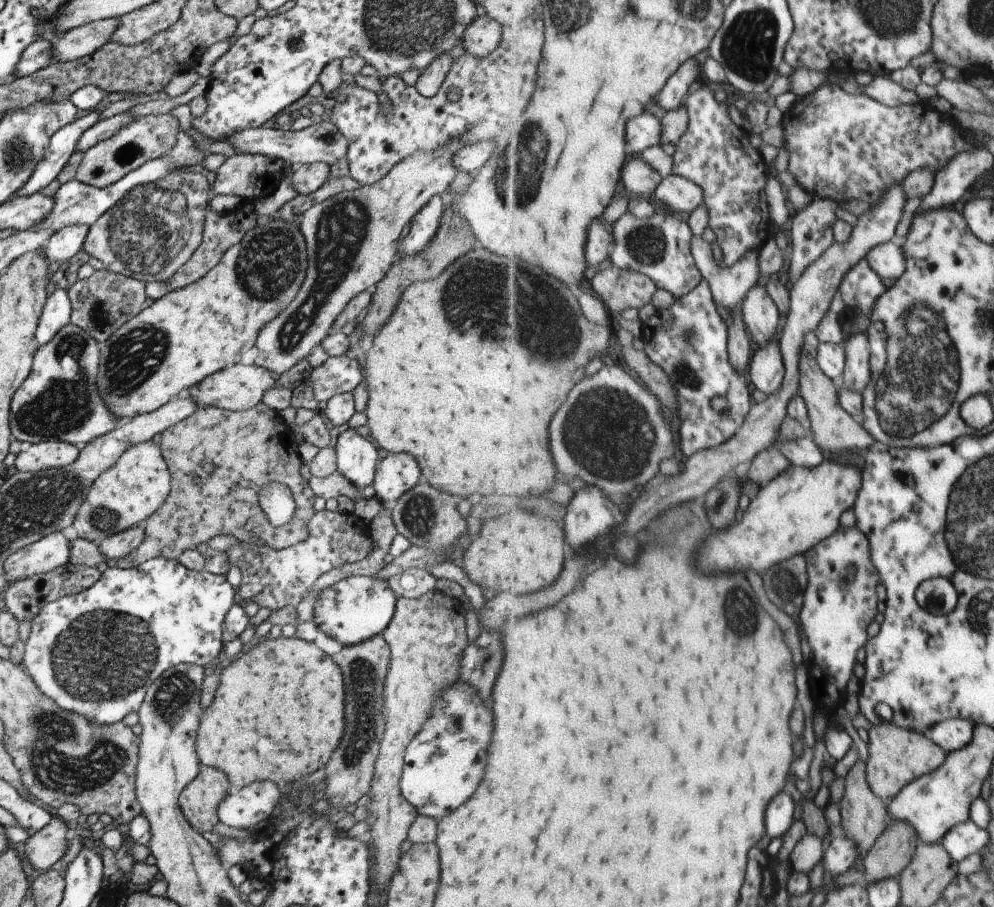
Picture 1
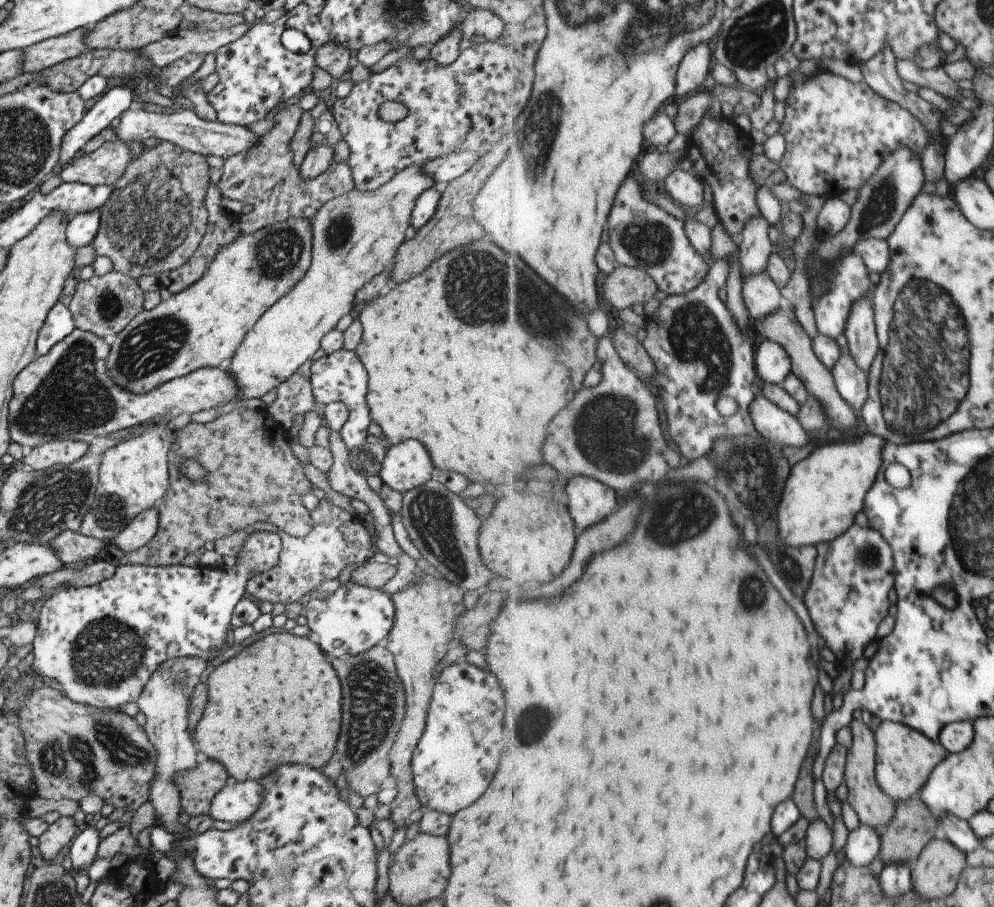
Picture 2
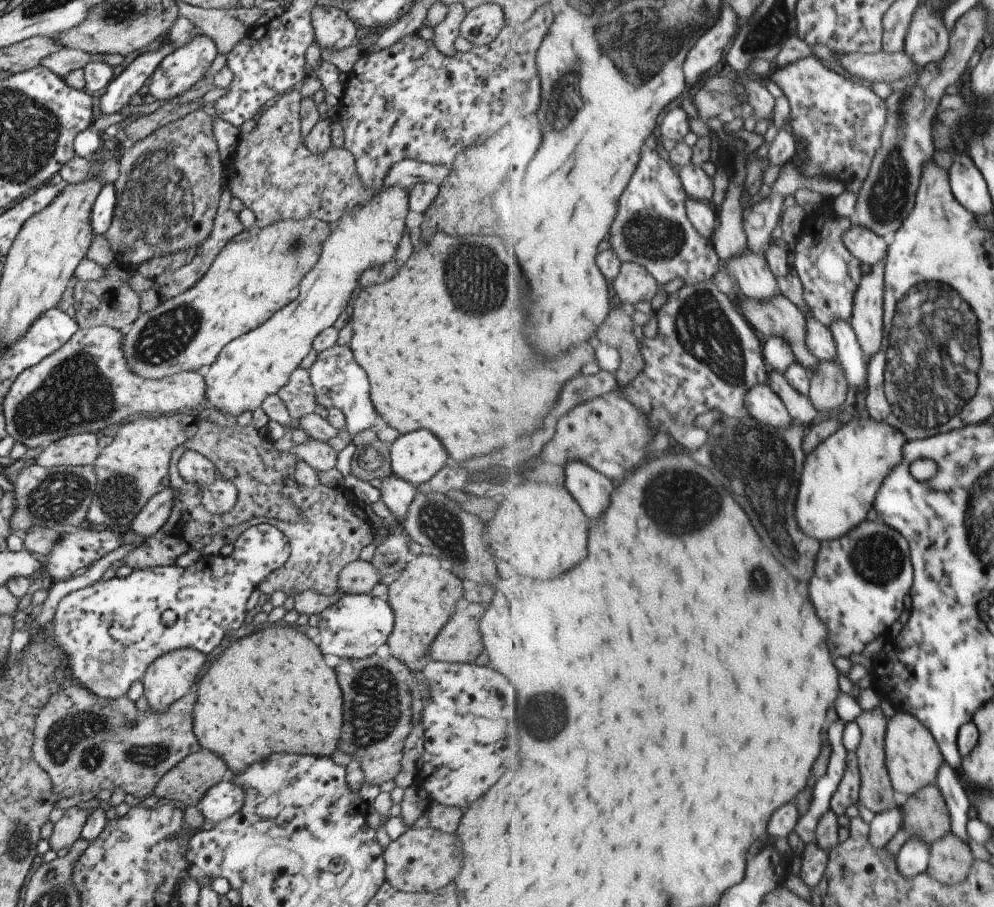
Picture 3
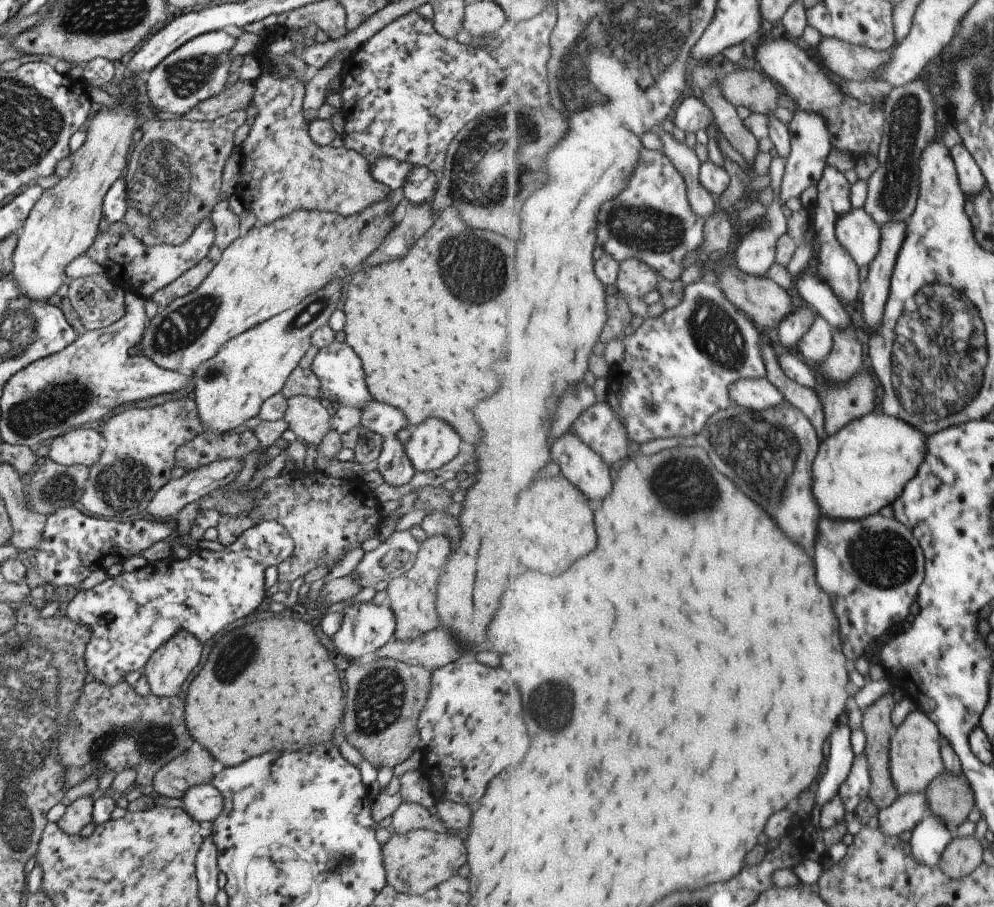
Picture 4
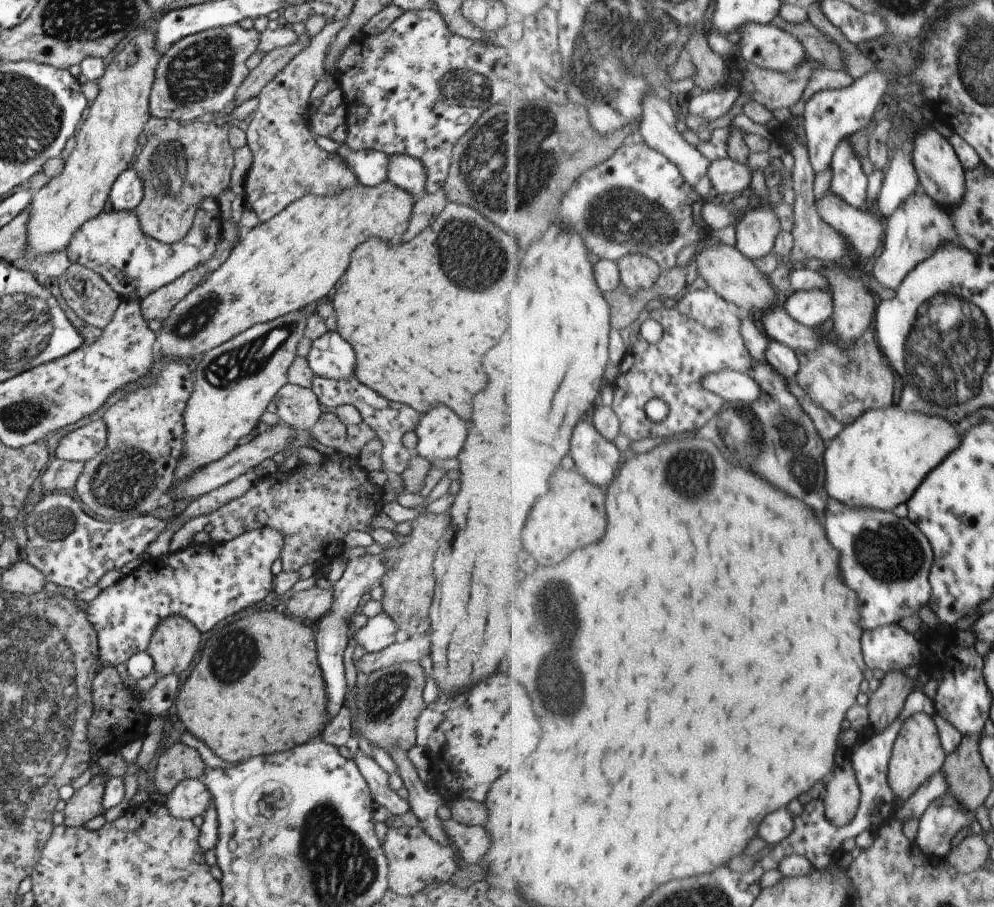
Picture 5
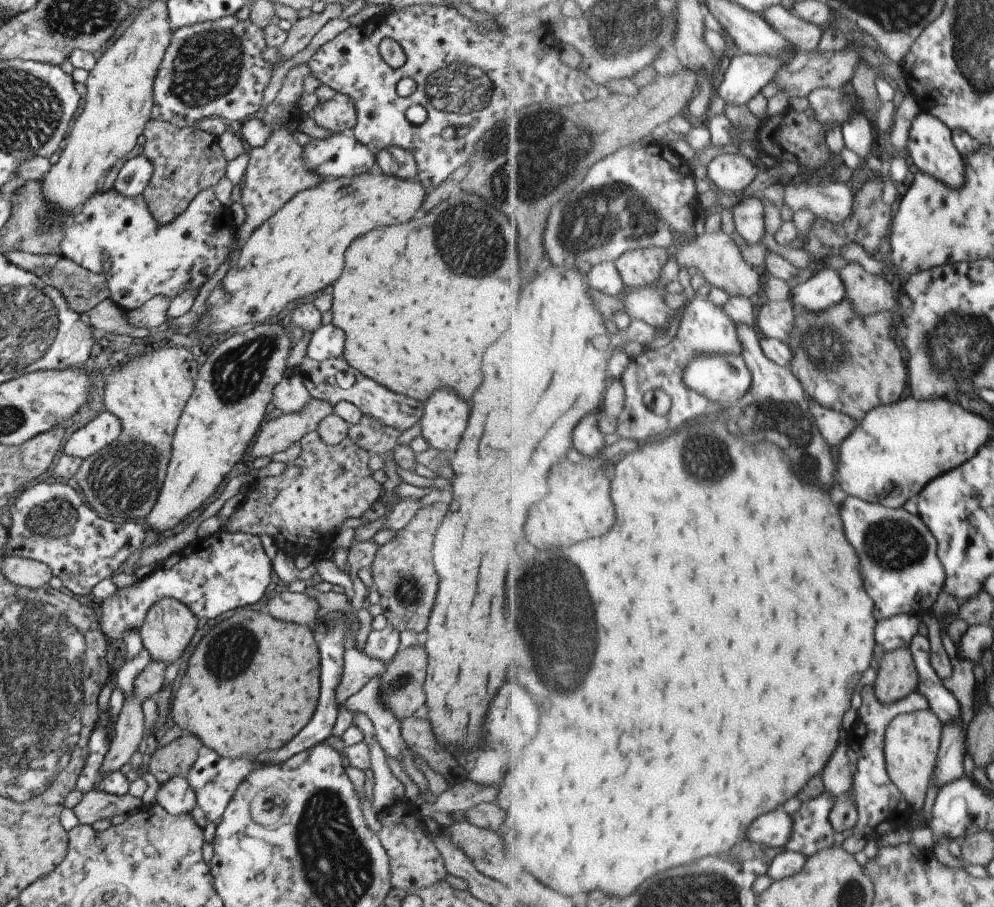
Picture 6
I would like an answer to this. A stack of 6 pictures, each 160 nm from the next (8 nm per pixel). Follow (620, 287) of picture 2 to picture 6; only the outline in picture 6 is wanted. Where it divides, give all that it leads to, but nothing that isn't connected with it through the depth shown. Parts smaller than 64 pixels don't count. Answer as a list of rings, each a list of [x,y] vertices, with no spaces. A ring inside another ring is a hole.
[[[647,248],[631,250],[615,264],[627,288],[641,289],[657,284],[667,262],[666,248]]]

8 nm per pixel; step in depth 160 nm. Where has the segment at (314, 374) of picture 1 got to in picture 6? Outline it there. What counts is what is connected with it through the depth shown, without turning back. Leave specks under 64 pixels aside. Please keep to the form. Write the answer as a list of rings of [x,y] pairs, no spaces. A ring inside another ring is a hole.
[[[321,324],[309,338],[306,357],[315,362],[323,362],[325,358],[339,358],[343,354],[343,332],[331,324]]]

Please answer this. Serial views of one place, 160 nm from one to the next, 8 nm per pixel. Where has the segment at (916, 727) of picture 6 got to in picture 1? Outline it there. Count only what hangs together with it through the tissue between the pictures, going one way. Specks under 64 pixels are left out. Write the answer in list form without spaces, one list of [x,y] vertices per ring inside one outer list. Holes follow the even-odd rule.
[[[890,722],[873,725],[867,742],[869,757],[867,760],[867,776],[873,792],[882,797],[889,807],[892,800],[915,779],[937,770],[946,762],[946,749],[941,748],[928,734],[895,726]]]

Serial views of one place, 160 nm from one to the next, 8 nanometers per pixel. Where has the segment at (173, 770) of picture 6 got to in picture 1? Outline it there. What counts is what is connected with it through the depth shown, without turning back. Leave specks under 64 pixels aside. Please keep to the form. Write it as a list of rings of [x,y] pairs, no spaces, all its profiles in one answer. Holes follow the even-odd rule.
[[[200,766],[197,776],[179,793],[178,805],[197,832],[211,831],[218,821],[217,805],[231,791],[227,777],[215,768]]]

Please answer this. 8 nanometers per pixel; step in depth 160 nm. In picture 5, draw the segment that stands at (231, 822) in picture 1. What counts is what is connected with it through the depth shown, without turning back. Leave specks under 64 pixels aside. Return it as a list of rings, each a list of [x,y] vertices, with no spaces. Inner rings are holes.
[[[201,779],[181,780],[166,797],[163,805],[175,819],[203,816],[205,808],[212,803],[211,794]]]

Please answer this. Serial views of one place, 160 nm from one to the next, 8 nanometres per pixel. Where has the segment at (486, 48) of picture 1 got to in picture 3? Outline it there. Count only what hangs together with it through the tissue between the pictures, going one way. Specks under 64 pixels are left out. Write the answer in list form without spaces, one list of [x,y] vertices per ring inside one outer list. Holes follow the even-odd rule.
[[[485,3],[465,13],[459,24],[459,35],[472,46],[485,46],[497,36],[504,23],[501,7],[497,3]]]

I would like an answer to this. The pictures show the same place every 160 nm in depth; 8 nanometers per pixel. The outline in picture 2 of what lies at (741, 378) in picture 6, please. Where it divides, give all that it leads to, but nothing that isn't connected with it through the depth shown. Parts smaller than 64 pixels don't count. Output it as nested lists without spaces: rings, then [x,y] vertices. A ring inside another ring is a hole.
[[[764,394],[755,397],[749,412],[757,430],[777,445],[802,447],[809,444],[809,436],[801,421],[779,408]]]

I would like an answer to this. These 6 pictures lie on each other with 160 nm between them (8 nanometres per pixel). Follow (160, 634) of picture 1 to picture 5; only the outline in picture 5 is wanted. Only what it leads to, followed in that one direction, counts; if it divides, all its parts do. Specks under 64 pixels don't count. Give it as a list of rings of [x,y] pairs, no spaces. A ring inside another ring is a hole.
[[[268,527],[243,532],[240,536],[221,544],[195,544],[175,553],[166,553],[141,563],[138,568],[124,575],[117,583],[101,590],[87,604],[85,616],[93,626],[97,642],[97,660],[101,666],[115,668],[136,653],[146,652],[149,637],[161,620],[171,616],[183,616],[199,633],[204,633],[223,618],[231,616],[243,608],[251,608],[263,600],[272,589],[271,564],[280,558],[283,536]]]

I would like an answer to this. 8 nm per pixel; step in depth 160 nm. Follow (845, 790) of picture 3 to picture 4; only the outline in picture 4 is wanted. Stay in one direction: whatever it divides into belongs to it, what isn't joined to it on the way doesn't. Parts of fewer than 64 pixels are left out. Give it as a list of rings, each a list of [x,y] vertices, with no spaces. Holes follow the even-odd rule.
[[[865,753],[856,755],[851,774],[841,785],[839,792],[844,800],[847,813],[859,812],[859,808],[863,808],[867,800],[872,800],[871,787],[870,760]]]

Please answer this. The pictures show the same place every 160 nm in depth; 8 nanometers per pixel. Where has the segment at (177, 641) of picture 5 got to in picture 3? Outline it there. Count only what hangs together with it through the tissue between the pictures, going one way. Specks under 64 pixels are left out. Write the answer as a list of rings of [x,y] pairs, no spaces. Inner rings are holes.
[[[189,647],[163,653],[150,662],[140,678],[143,686],[142,695],[146,698],[149,709],[157,712],[164,711],[174,700],[181,698],[191,688],[203,664],[205,664],[205,655]]]

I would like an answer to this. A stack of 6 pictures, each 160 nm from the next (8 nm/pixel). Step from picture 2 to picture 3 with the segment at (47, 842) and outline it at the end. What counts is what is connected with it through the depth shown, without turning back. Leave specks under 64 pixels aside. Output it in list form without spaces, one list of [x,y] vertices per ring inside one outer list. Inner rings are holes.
[[[75,806],[64,810],[63,816],[52,824],[51,834],[47,840],[49,849],[59,853],[68,849],[80,837],[87,817],[87,811],[83,808]]]

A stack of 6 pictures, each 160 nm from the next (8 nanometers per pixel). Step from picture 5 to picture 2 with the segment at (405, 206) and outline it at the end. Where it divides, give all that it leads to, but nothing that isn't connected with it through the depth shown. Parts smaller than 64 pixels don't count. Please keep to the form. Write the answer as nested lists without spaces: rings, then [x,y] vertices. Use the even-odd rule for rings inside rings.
[[[287,219],[267,225],[251,234],[239,234],[222,246],[203,274],[191,285],[175,294],[164,295],[153,309],[139,311],[117,333],[106,356],[111,380],[118,387],[136,395],[149,392],[168,380],[205,367],[221,367],[234,355],[246,332],[274,302],[285,296],[303,278],[310,263],[312,232],[308,219]]]

